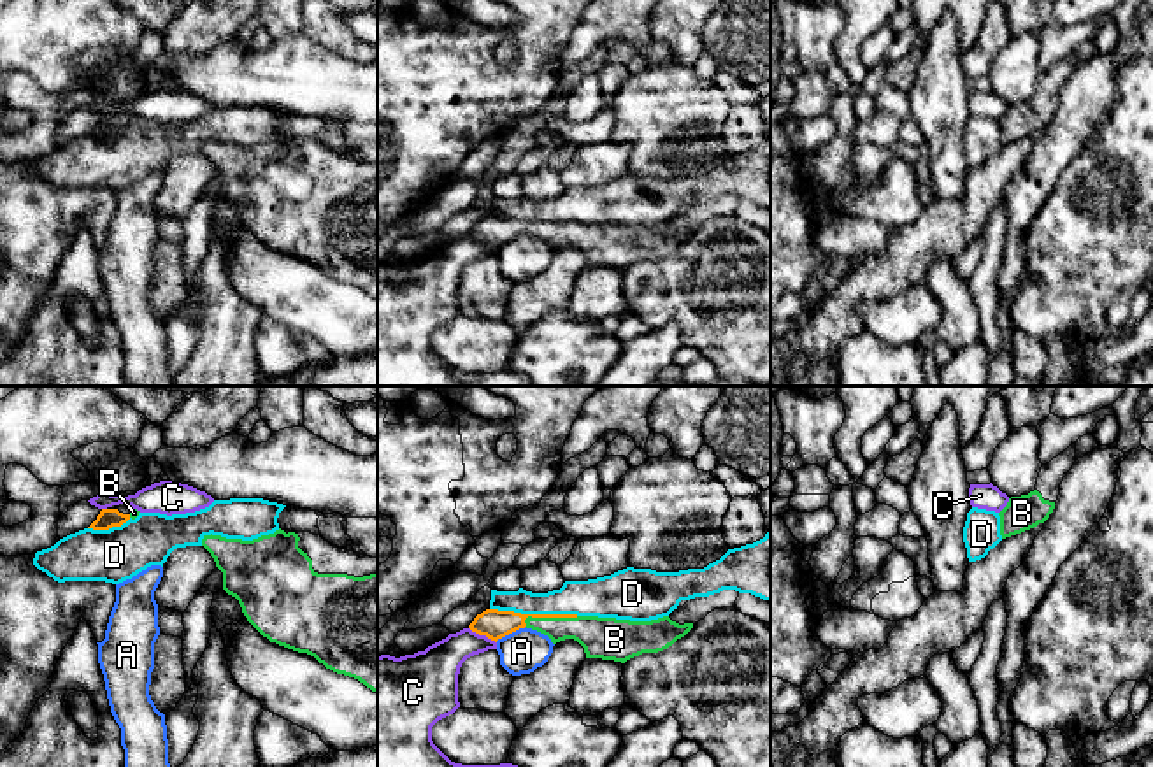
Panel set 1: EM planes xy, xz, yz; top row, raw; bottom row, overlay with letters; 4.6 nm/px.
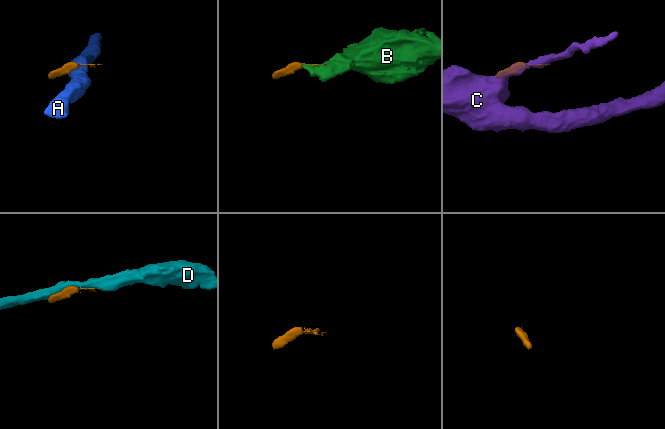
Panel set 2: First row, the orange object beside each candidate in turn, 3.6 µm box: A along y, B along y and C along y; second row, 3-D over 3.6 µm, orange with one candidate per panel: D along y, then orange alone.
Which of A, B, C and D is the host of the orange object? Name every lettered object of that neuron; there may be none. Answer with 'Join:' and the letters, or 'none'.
Join: B

